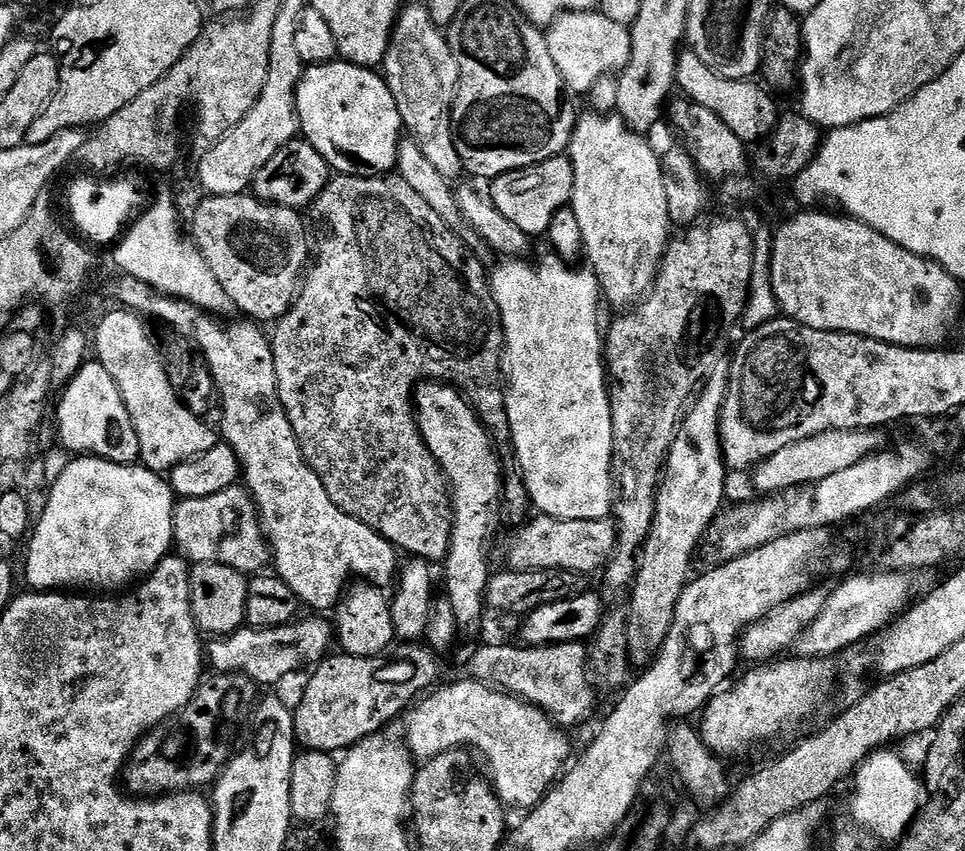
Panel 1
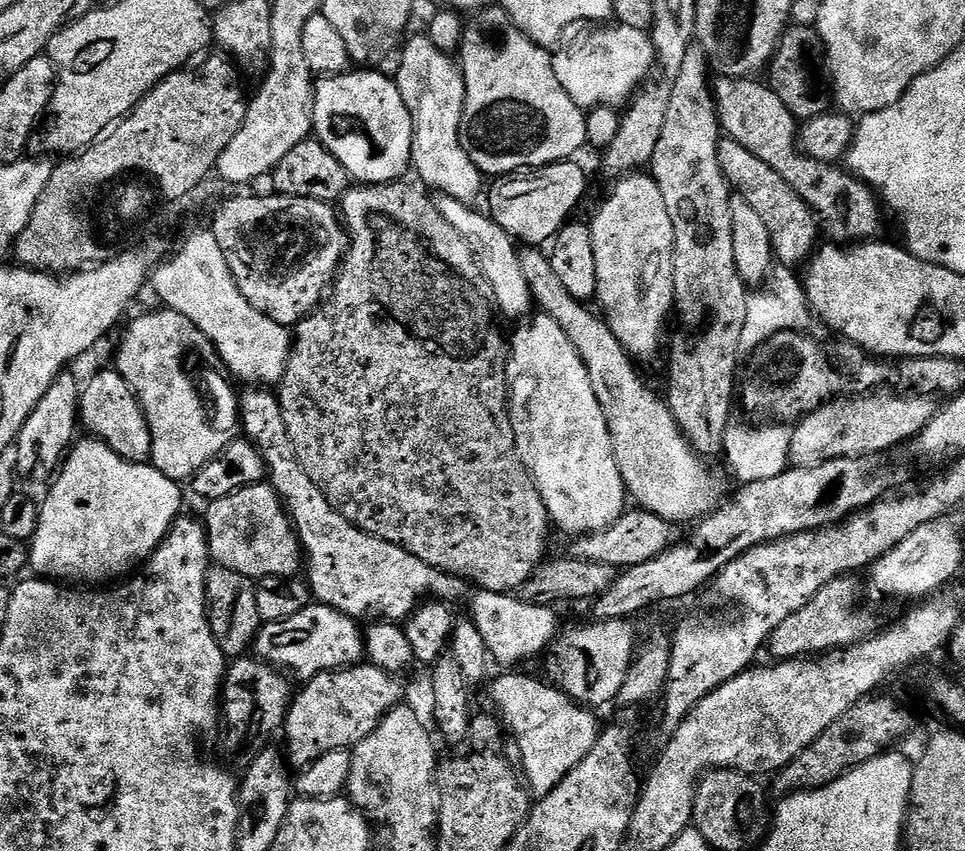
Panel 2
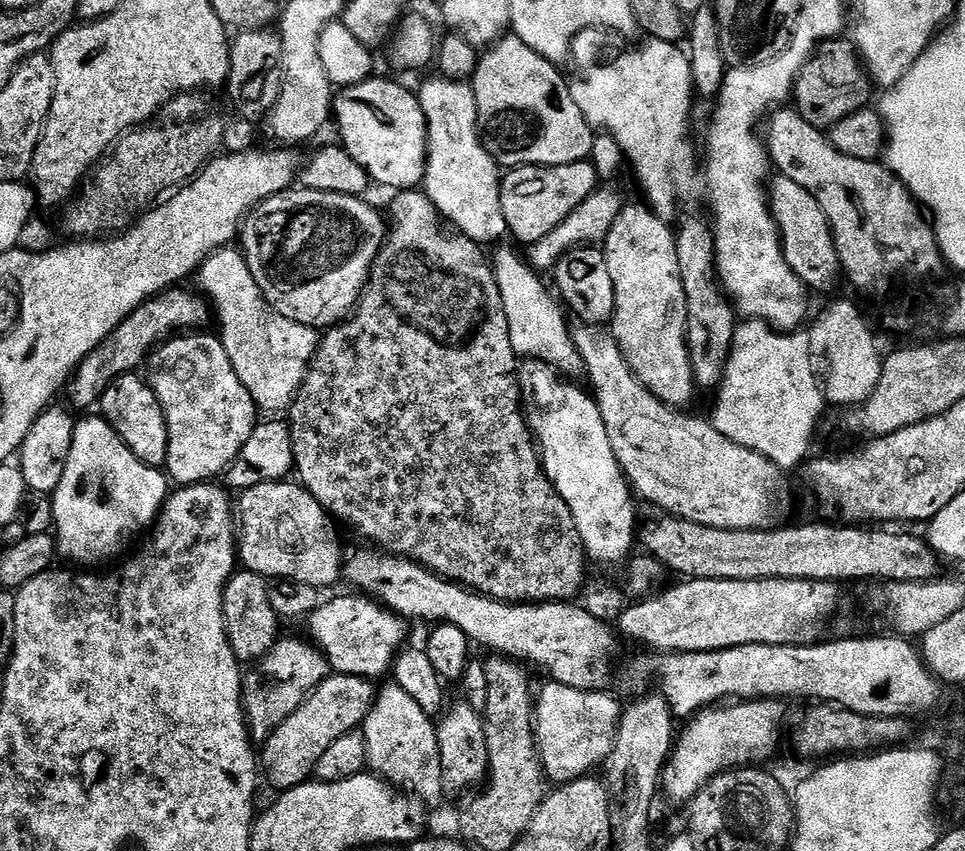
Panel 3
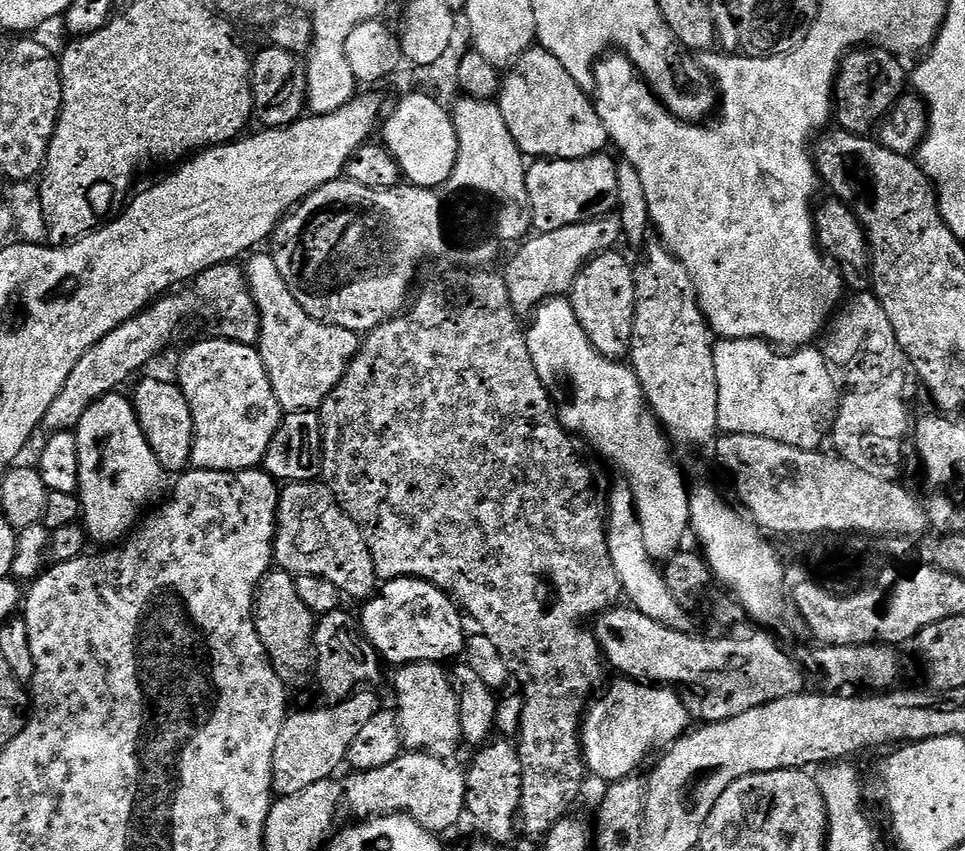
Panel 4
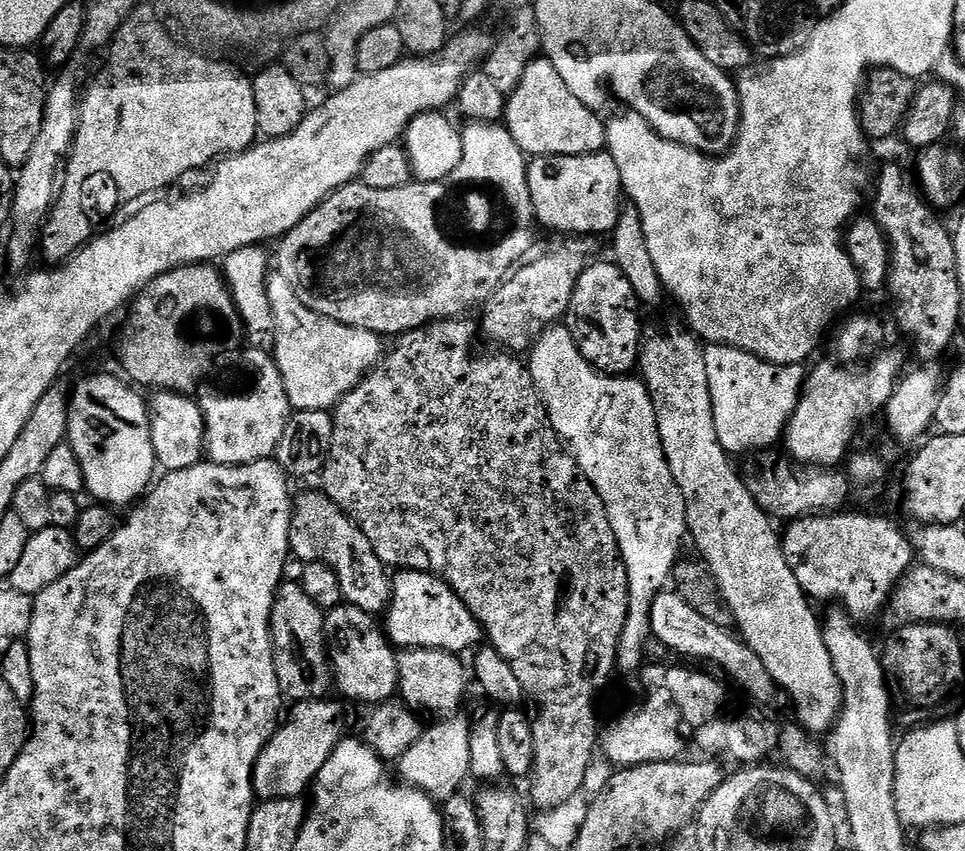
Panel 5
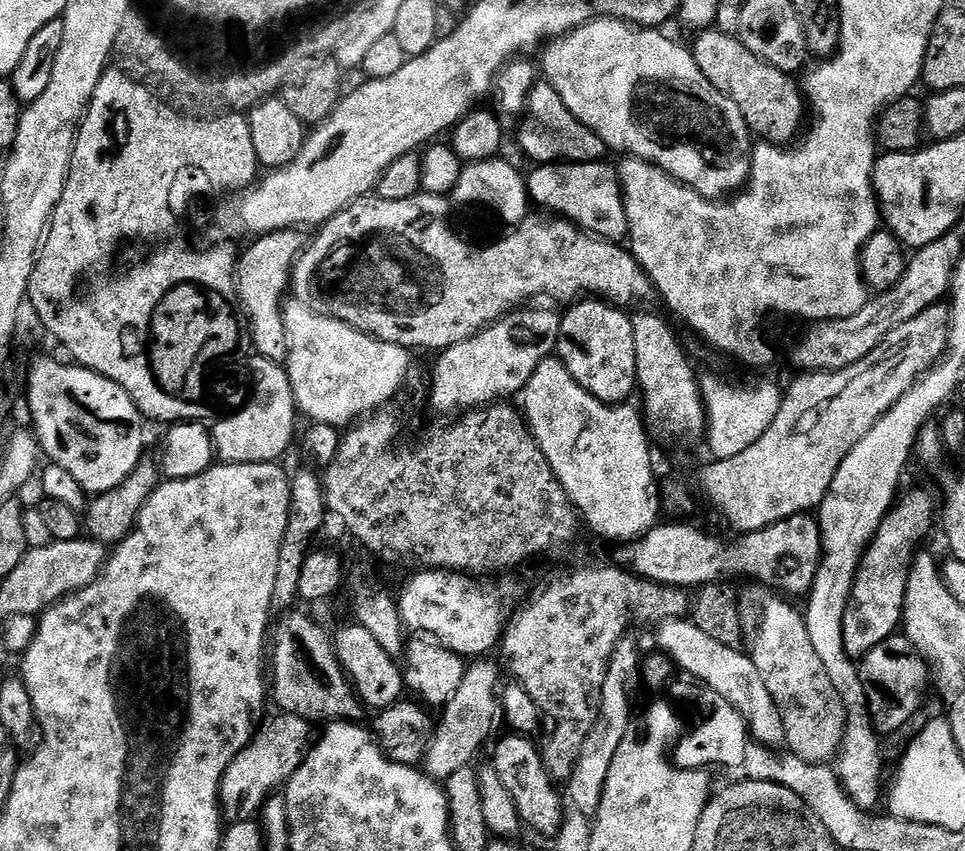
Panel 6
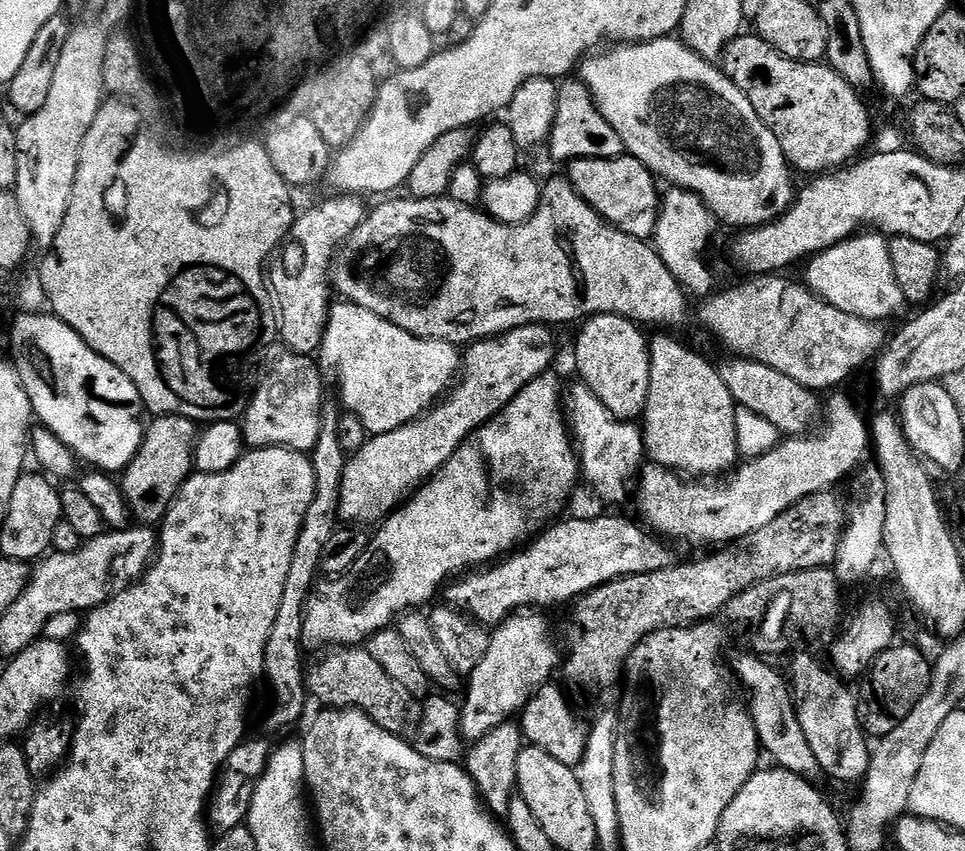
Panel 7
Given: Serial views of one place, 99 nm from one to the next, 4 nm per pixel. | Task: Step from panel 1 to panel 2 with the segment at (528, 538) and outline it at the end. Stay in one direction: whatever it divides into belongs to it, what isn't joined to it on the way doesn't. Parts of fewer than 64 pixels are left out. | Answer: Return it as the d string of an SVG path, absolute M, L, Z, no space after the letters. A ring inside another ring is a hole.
M643 510L625 511L611 526L603 528L600 532L589 532L575 537L570 556L574 559L585 560L592 563L604 563L617 570L623 570L630 566L638 566L642 562L650 562L650 558L658 558L674 544L672 532L673 525L667 520L658 518L658 514Z

